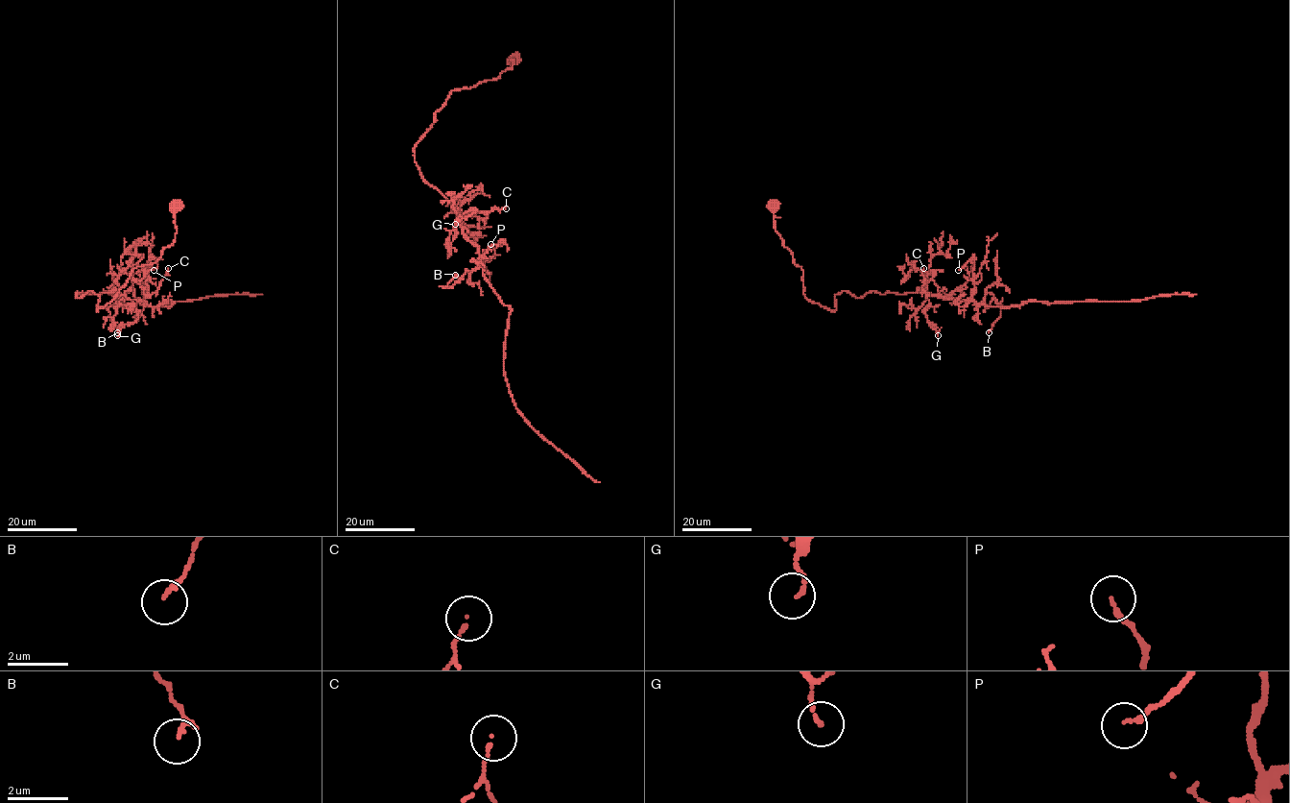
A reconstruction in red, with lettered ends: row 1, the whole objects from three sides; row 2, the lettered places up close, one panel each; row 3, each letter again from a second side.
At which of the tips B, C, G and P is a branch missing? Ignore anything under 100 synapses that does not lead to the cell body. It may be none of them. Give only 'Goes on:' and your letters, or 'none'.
Goes on: none

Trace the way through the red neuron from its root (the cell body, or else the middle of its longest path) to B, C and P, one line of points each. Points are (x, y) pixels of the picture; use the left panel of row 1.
B: (178, 206), (174, 241), (108, 303), (77, 292), (143, 304), (132, 290), (107, 309), (117, 332)
C: (178, 206), (174, 241), (108, 303), (76, 296), (112, 293), (123, 273), (153, 294), (168, 268)
P: (178, 206), (174, 241), (108, 303), (76, 296), (142, 300), (155, 257), (154, 270)

